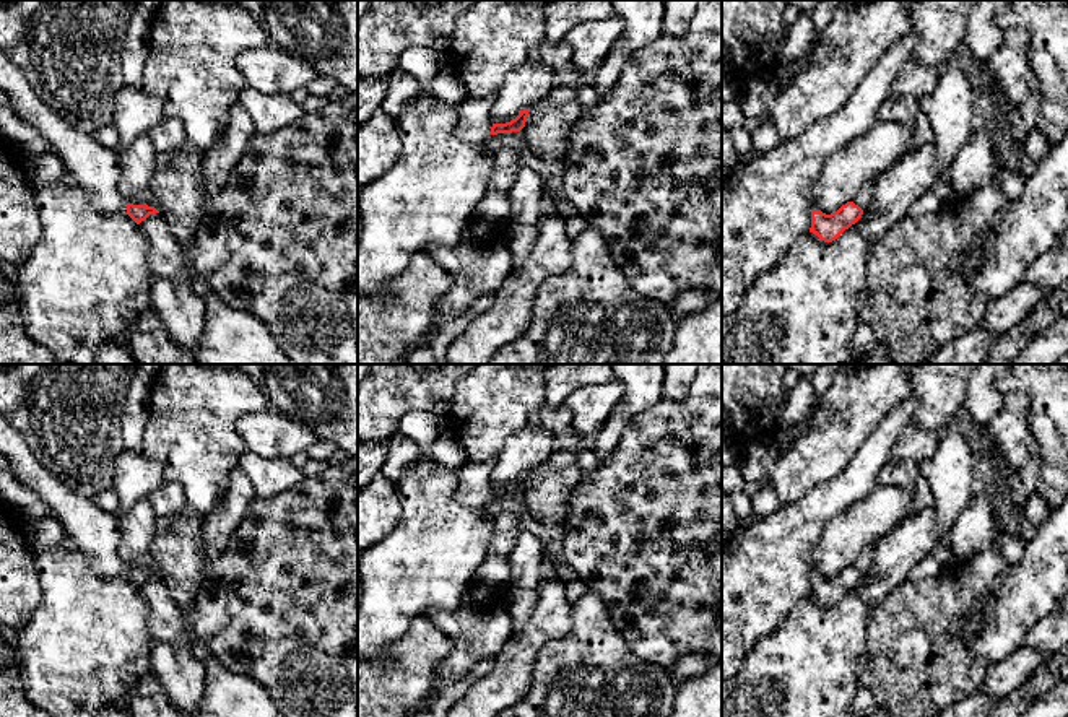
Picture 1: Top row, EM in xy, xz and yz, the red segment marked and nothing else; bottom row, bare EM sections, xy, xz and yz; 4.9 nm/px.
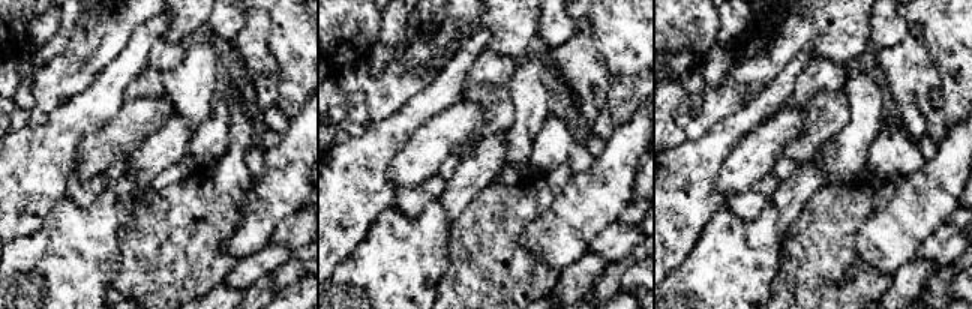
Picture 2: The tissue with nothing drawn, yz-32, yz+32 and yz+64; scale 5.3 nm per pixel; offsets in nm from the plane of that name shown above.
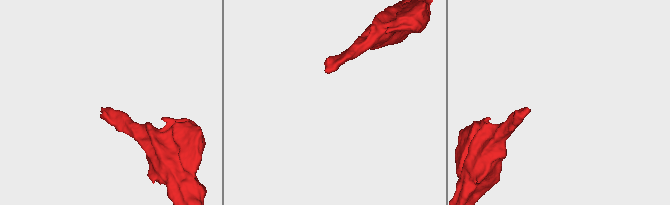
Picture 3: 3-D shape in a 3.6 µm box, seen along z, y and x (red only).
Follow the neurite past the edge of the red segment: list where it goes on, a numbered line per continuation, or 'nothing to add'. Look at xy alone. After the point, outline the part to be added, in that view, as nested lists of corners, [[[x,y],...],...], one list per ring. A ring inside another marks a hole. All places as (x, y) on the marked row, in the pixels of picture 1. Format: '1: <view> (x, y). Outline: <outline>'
1: xy (95, 166). Outline: [[[0,50],[0,91],[10,98],[8,107],[18,119],[34,127],[52,145],[54,153],[60,158],[65,172],[70,172],[89,195],[91,205],[99,213],[127,211],[127,198],[119,192],[117,180],[120,176],[117,150],[107,148],[99,137],[83,133],[65,124],[52,112],[34,93],[26,76]]]

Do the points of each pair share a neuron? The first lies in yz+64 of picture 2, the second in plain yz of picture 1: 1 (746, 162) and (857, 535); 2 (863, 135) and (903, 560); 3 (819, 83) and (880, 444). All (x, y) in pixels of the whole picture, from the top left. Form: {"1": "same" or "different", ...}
{"1": "same", "2": "different", "3": "different"}

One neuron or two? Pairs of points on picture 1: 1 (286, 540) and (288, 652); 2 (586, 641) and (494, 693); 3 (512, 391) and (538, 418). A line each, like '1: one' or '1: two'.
1: one
2: two
3: two

